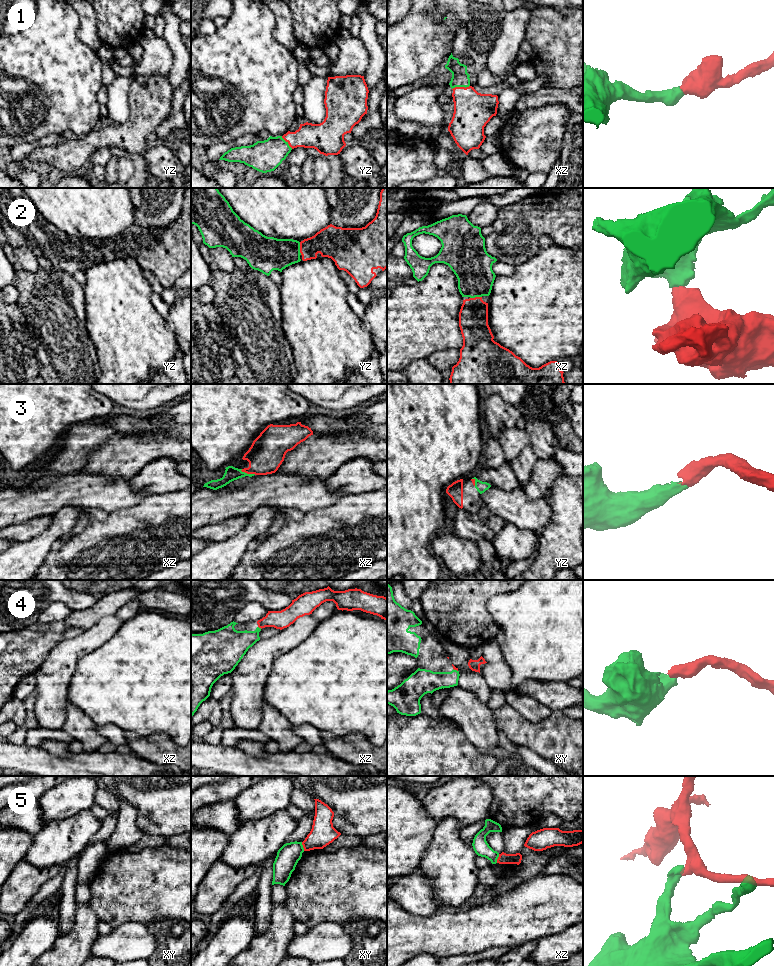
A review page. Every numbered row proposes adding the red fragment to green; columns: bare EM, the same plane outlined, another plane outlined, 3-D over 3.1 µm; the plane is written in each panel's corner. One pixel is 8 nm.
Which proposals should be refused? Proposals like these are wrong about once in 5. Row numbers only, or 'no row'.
5

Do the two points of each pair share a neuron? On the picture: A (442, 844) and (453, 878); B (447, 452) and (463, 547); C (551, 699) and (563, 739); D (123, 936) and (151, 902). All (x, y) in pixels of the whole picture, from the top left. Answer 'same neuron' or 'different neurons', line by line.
A: same neuron
B: different neurons
C: different neurons
D: different neurons

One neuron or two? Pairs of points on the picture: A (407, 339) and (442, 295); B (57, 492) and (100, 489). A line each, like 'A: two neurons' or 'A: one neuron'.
A: one neuron
B: one neuron

